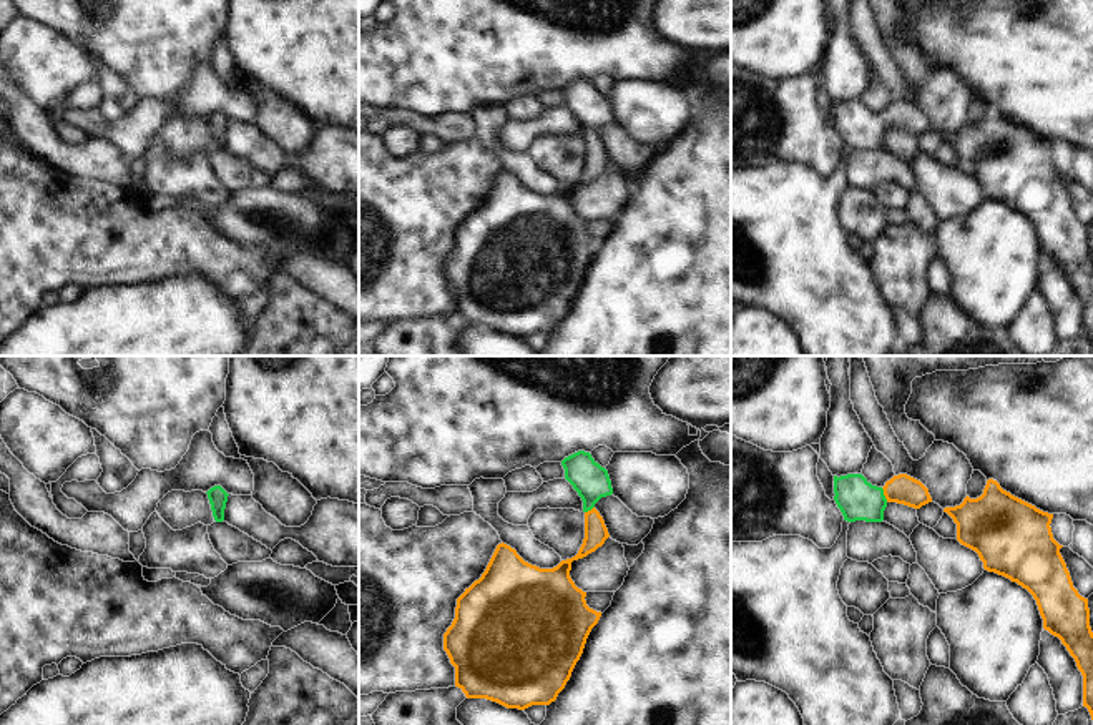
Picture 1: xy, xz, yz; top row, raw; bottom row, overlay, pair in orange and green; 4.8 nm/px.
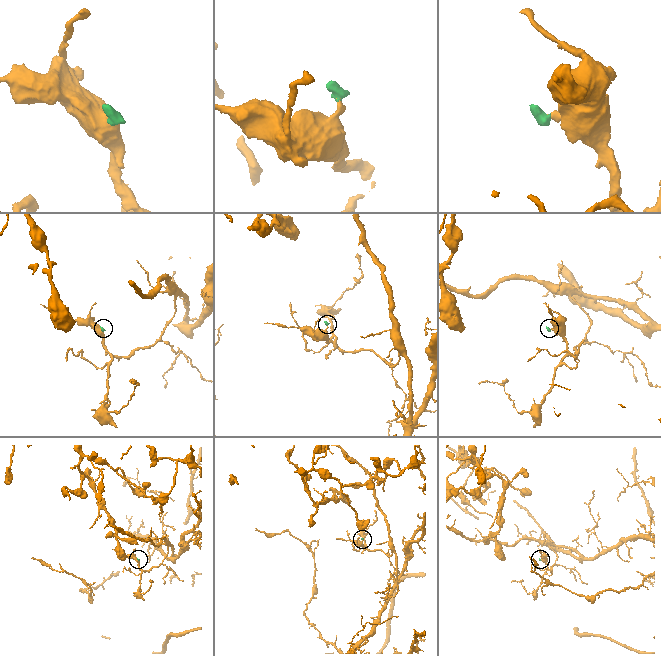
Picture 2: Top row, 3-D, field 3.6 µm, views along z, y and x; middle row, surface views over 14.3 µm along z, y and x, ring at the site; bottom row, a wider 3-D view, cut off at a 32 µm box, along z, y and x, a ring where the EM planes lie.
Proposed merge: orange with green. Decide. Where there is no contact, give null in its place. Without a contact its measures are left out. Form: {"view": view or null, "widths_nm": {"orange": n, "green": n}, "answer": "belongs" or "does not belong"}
{"view": "yz", "widths_nm": {"orange": 140, "green": 200}, "answer": "belongs"}

